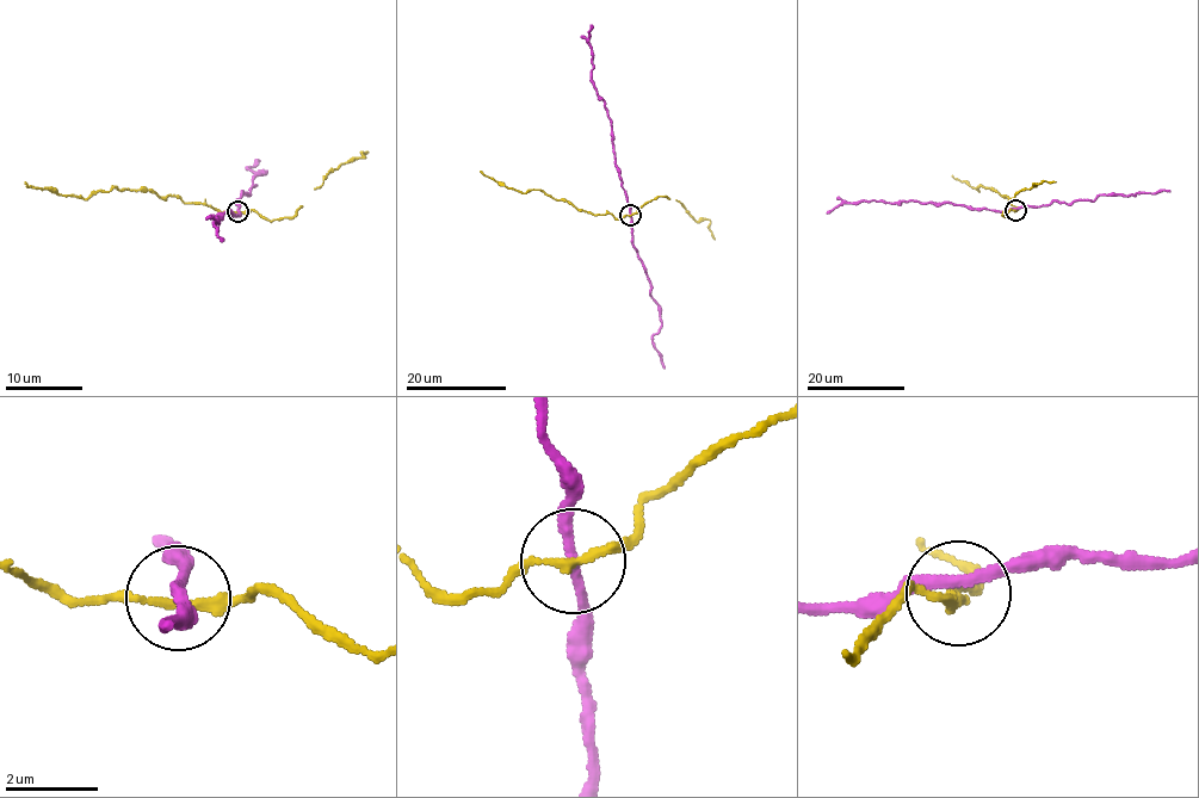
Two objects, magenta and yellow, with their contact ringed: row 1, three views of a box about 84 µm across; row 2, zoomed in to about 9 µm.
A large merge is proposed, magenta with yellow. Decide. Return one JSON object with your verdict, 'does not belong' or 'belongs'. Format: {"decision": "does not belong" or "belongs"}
{"decision": "belongs"}

